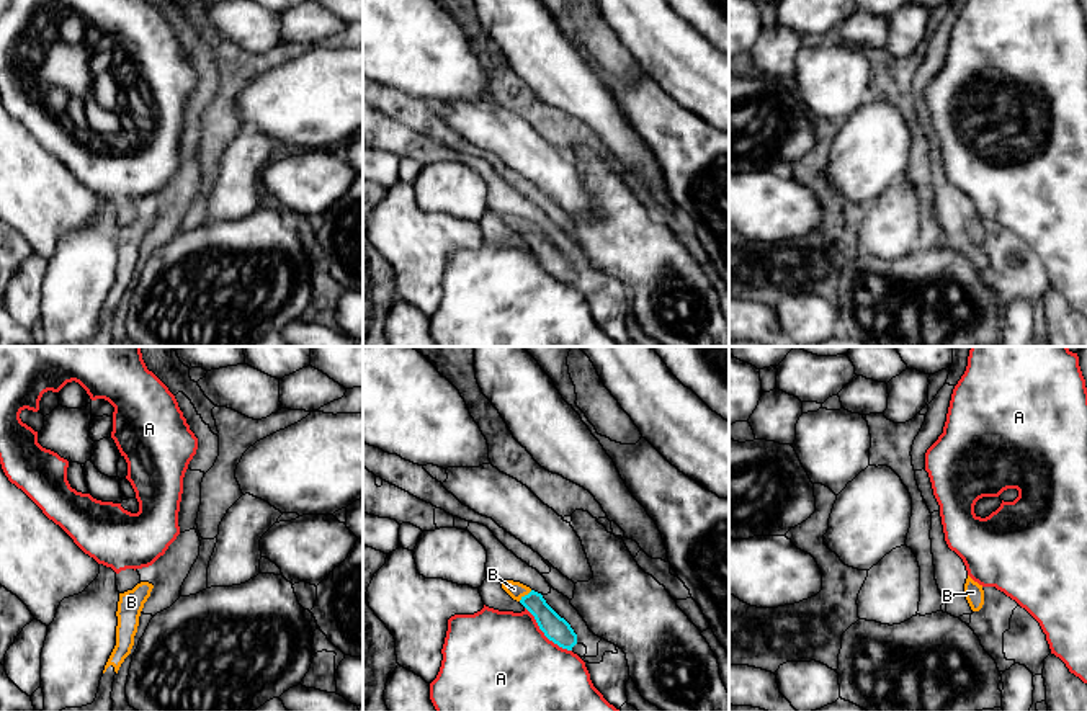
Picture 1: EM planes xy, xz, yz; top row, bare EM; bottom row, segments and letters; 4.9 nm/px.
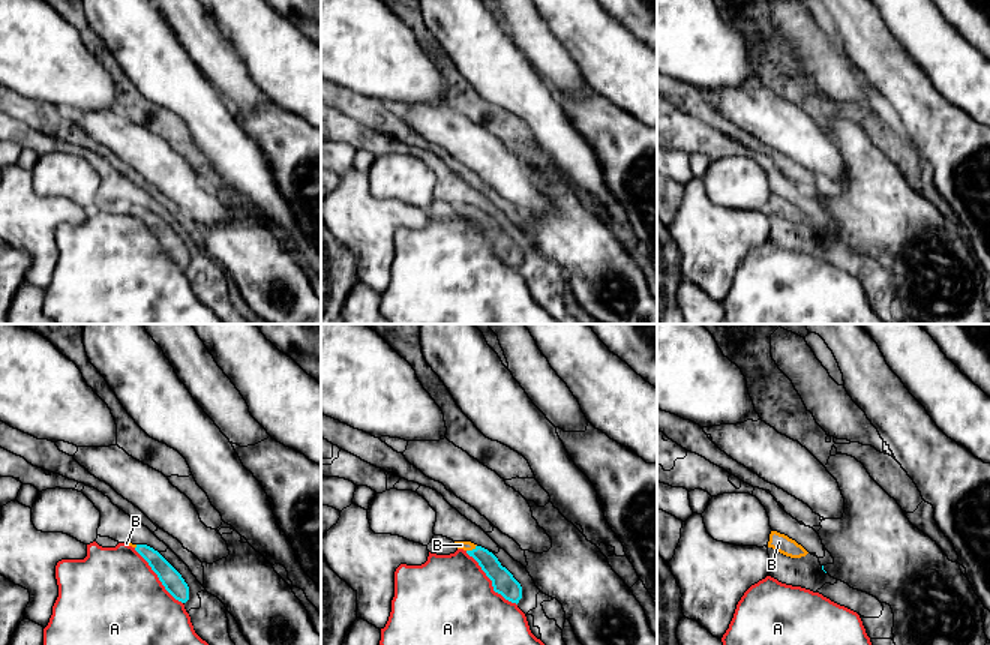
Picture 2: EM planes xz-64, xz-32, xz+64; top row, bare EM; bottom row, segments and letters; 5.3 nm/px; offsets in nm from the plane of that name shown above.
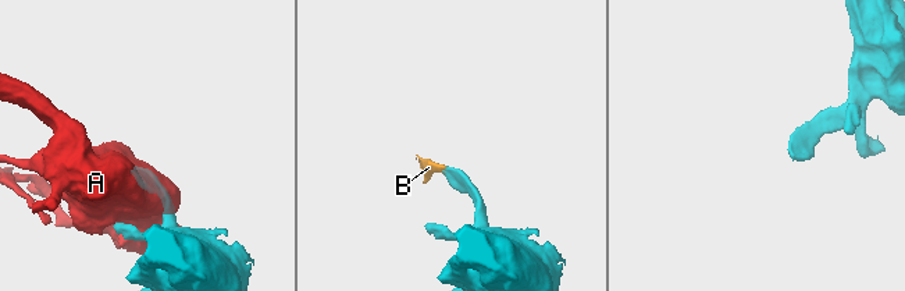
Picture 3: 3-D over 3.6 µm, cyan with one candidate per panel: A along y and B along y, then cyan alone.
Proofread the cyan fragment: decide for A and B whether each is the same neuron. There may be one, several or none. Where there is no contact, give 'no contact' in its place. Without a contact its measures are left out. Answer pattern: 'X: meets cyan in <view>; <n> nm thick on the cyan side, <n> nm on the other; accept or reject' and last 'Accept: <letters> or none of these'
A: meets cyan in xz; 120 nm thick on the cyan side, 500 nm on the other; reject
B: meets cyan in xz; 120 nm thick on the cyan side, 80 nm on the other; accept
Accept: B

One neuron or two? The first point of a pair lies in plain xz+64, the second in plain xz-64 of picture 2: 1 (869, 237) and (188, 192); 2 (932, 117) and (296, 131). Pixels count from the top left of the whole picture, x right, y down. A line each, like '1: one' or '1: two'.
1: two
2: one

